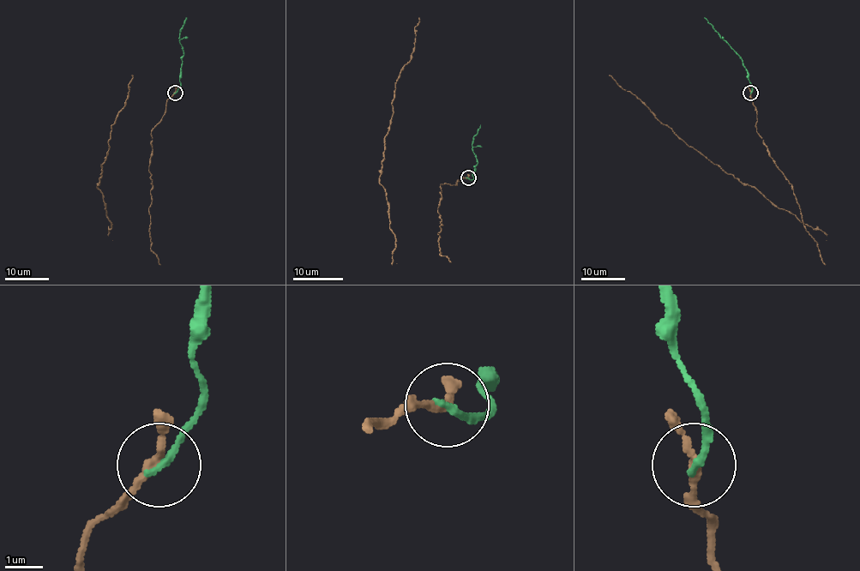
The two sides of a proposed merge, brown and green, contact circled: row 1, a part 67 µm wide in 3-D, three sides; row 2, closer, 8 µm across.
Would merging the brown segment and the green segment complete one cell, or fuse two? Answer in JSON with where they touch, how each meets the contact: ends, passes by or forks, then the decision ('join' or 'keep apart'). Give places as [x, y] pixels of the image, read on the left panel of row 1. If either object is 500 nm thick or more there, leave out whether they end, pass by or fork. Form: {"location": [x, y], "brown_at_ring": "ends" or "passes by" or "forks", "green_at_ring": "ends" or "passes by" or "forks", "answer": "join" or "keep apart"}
{"location": [175, 93], "brown_at_ring": "passes by", "green_at_ring": "ends", "answer": "join"}

